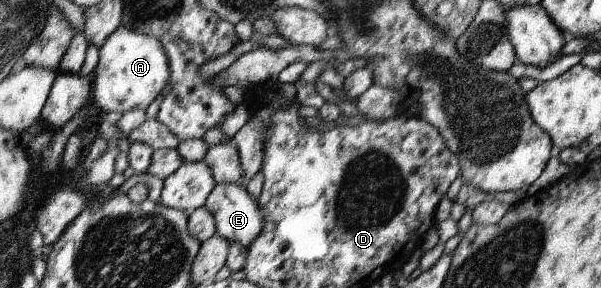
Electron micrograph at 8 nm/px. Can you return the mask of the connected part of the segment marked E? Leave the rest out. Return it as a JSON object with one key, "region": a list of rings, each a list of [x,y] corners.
{"region":[[[236,183],[234,185],[217,184],[204,205],[213,214],[217,233],[230,243],[240,243],[247,248],[251,242],[261,236],[262,229],[265,228],[265,219],[259,202],[251,197],[245,186],[238,186]]]}

